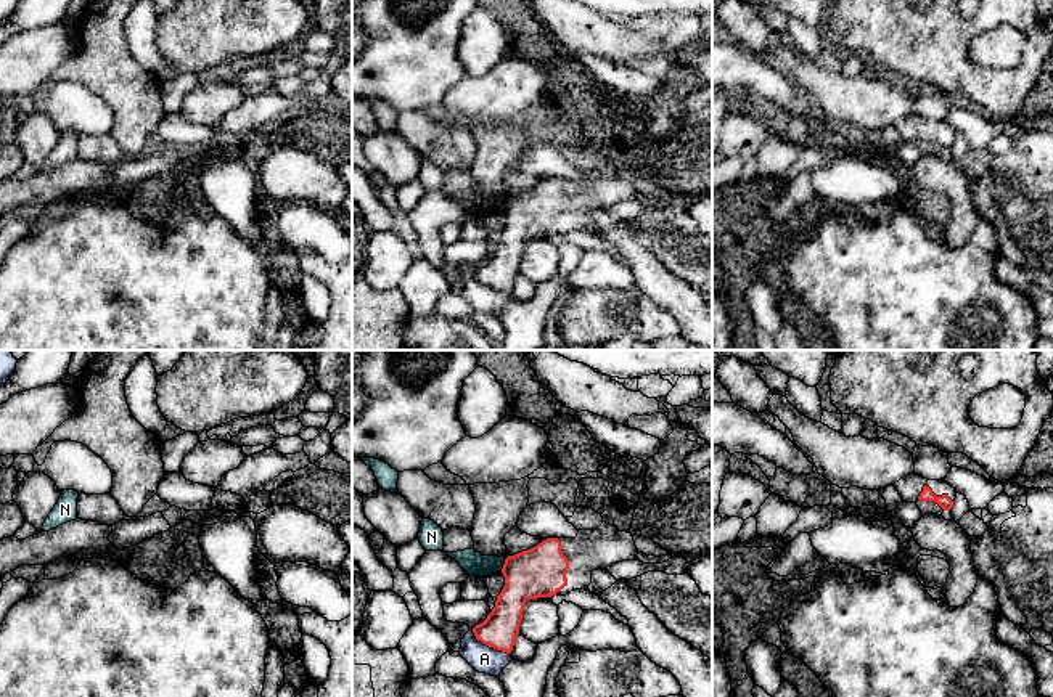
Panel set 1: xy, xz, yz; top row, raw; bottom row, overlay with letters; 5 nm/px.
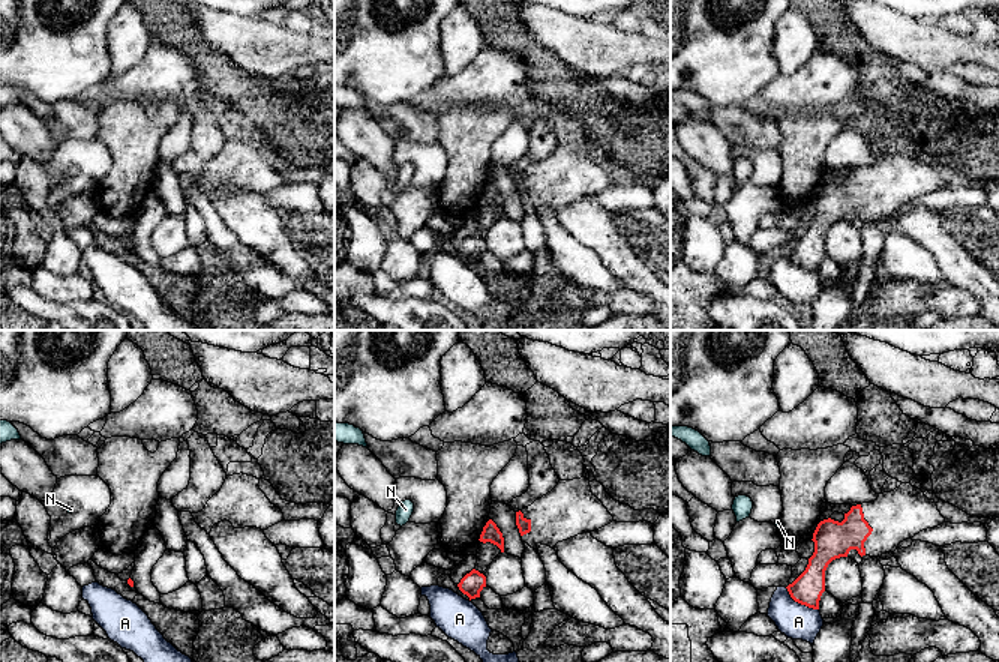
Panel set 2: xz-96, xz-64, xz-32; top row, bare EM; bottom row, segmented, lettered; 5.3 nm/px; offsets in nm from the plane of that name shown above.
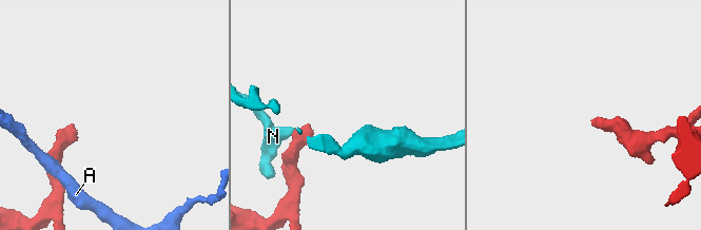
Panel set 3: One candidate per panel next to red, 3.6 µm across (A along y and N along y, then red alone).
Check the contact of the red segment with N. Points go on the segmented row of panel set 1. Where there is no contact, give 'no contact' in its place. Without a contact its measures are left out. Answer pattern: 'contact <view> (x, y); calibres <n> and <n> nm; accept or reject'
contact xz (503, 564); calibres 260 and 120 nm; reject

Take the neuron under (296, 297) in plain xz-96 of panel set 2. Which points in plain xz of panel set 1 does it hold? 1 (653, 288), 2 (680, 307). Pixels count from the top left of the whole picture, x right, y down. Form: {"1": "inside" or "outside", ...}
{"1": "outside", "2": "outside"}

